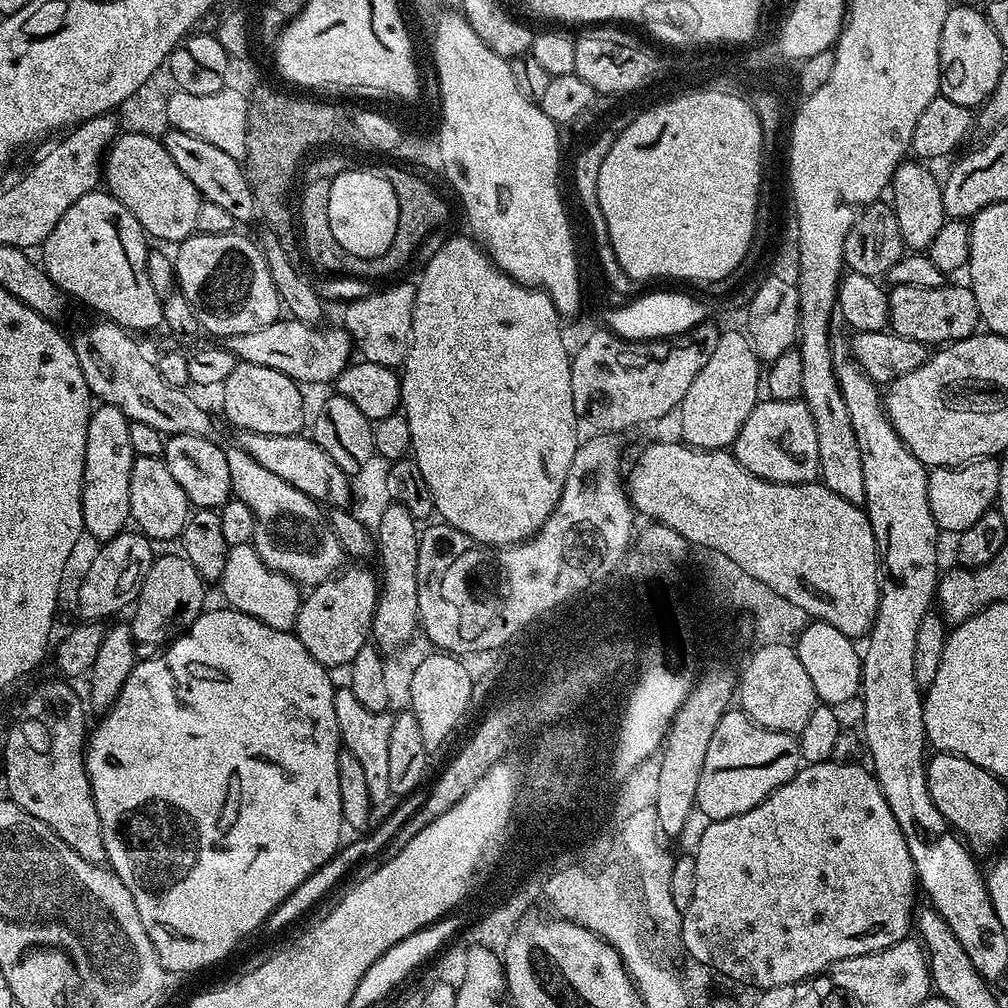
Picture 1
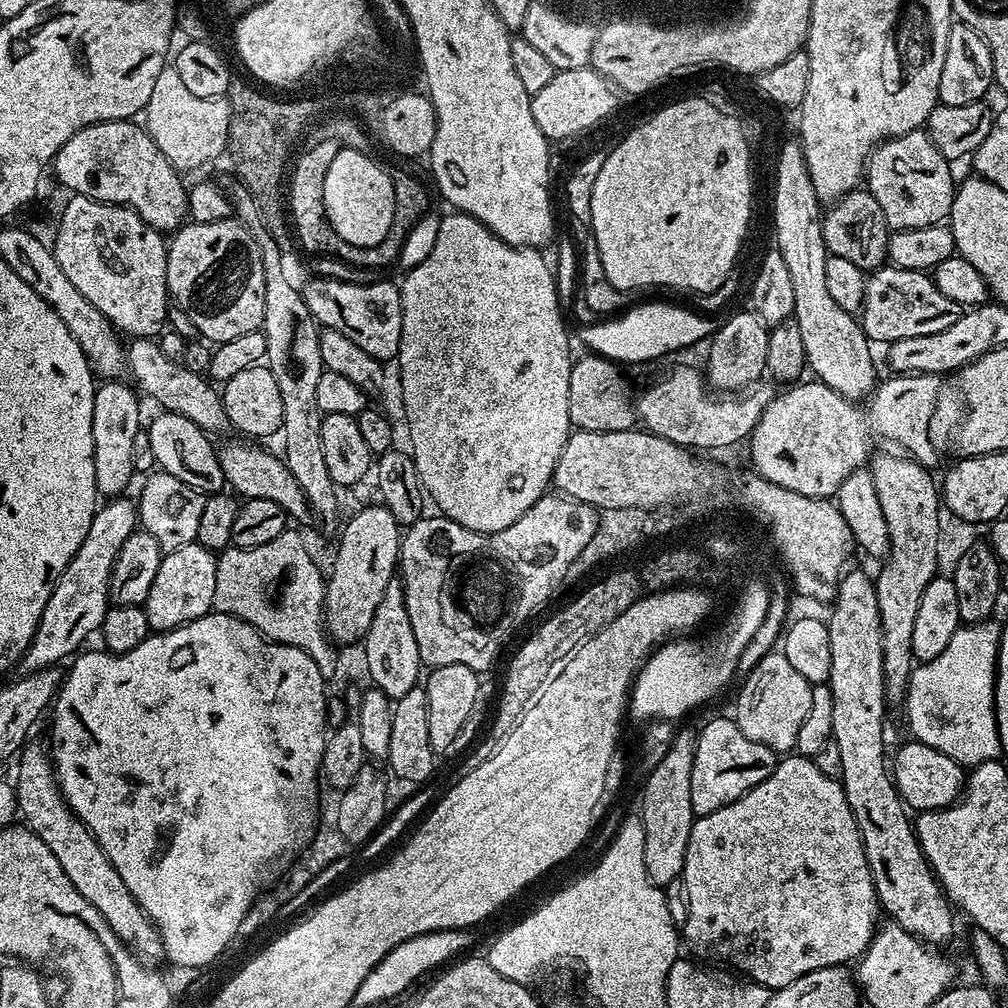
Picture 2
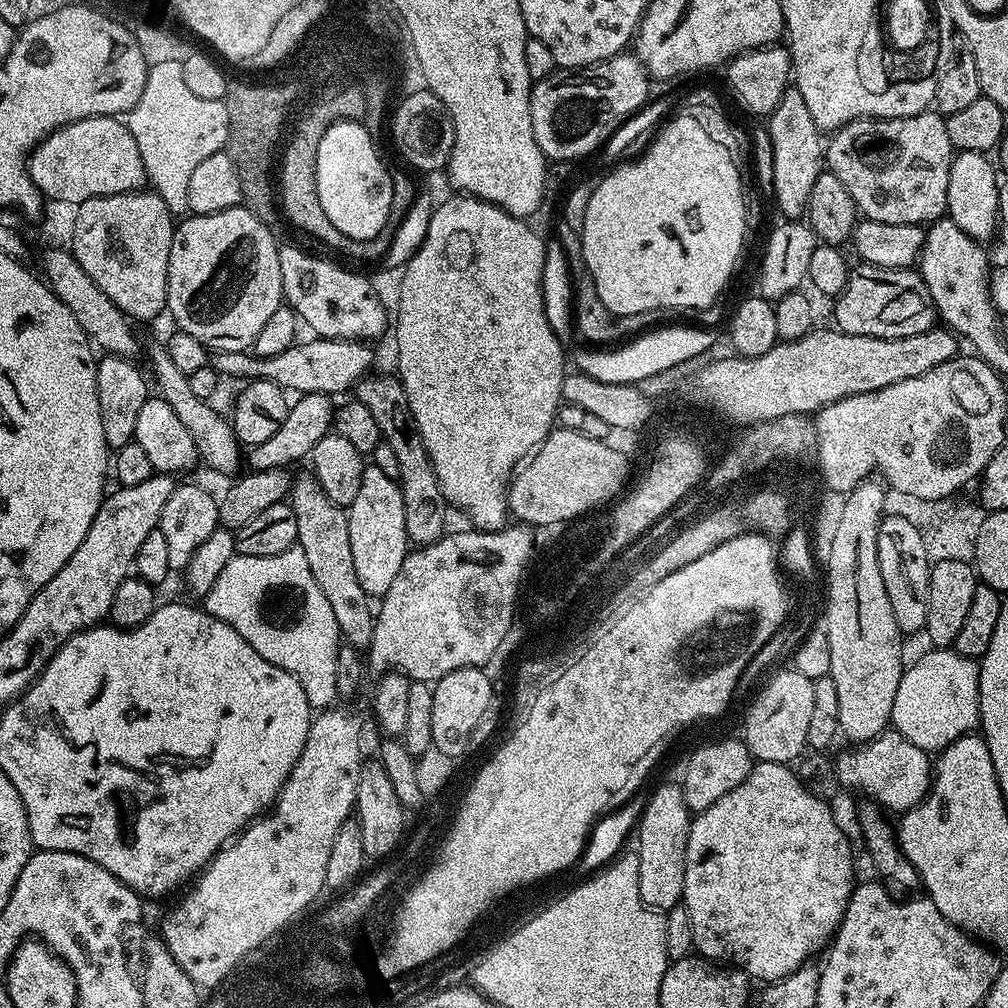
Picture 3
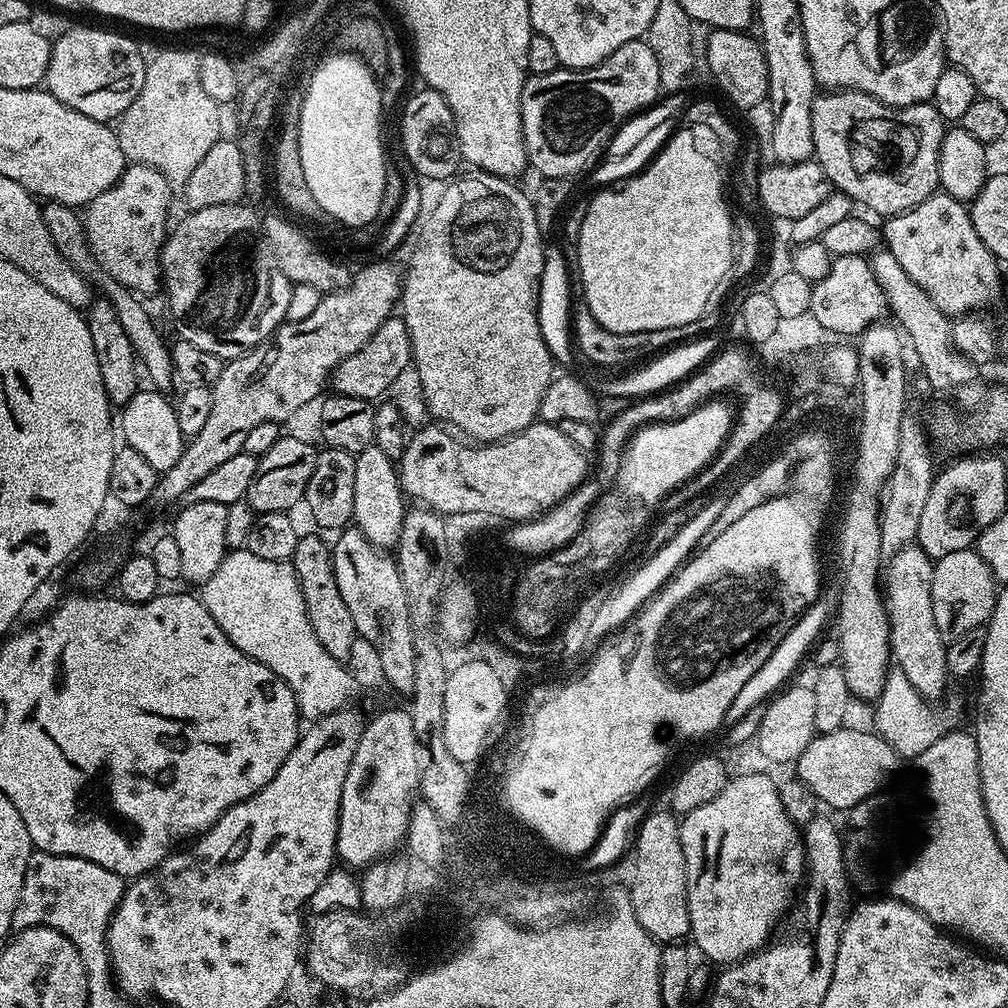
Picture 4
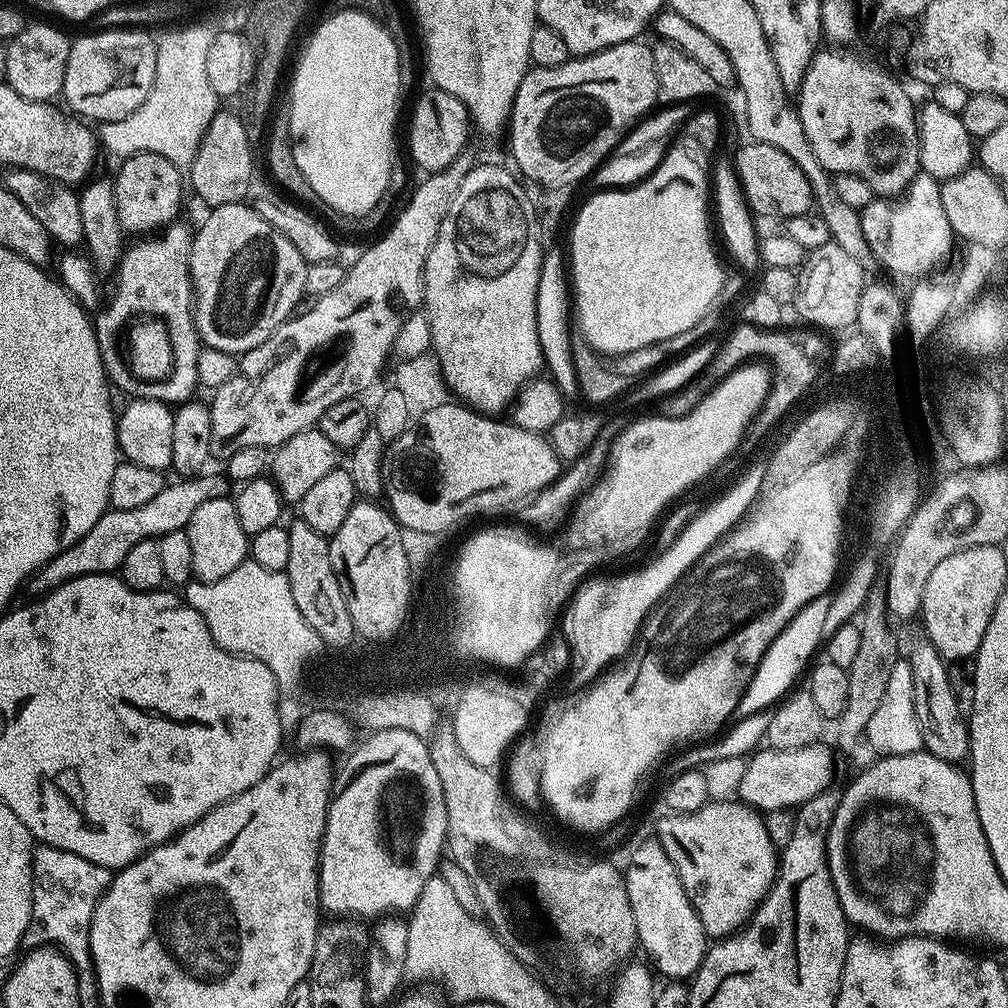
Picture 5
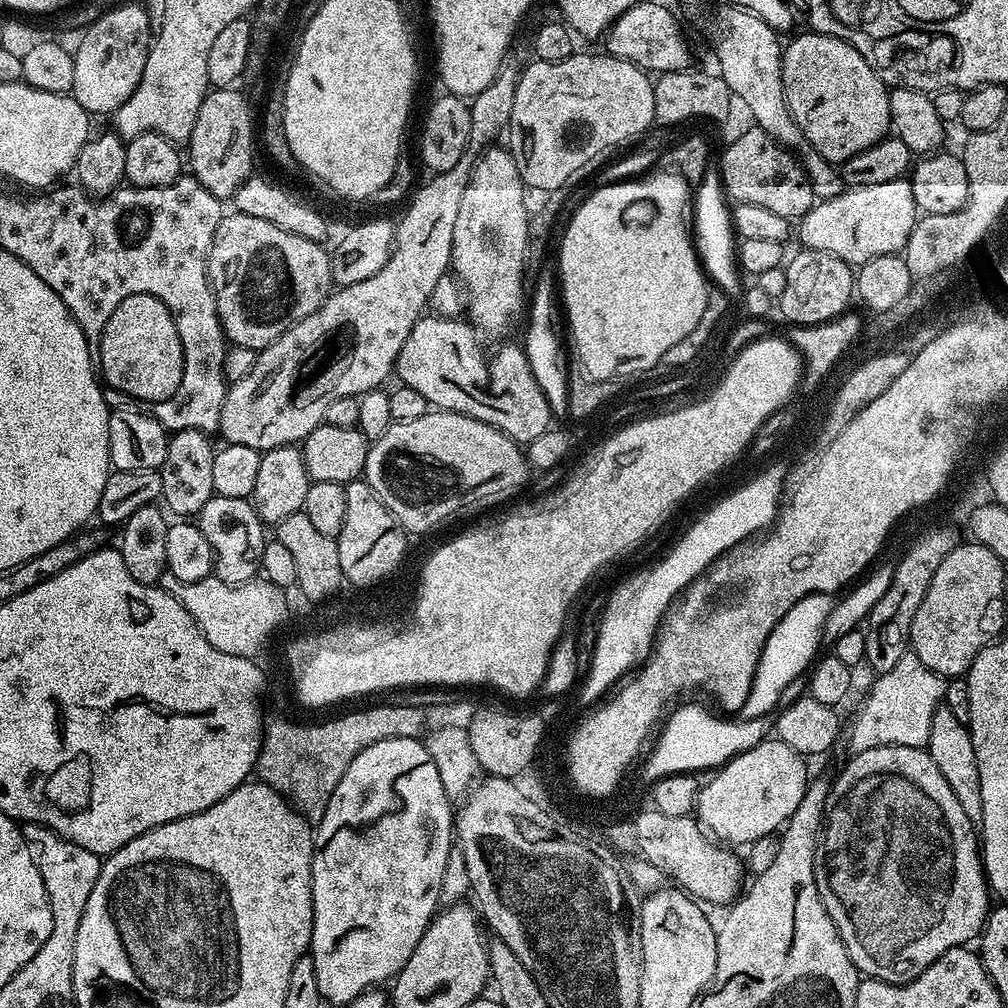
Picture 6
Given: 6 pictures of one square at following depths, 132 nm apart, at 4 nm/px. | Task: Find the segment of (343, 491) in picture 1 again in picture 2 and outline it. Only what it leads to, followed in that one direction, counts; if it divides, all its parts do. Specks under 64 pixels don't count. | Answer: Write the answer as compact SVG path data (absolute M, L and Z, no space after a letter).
M132 338L126 344L126 368L150 399L157 400L163 411L182 414L190 418L199 428L209 434L229 427L228 415L224 409L221 393L211 388L213 385L201 373L185 368L183 363L166 358L159 343L152 338Z

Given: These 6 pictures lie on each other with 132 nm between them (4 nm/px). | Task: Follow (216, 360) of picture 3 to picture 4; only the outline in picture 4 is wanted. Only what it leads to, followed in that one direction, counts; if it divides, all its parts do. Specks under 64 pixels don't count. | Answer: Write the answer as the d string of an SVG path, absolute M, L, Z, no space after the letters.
M391 316L374 332L362 349L339 364L330 377L331 387L337 395L377 401L389 387L392 388L400 375L411 365L412 343L403 317Z

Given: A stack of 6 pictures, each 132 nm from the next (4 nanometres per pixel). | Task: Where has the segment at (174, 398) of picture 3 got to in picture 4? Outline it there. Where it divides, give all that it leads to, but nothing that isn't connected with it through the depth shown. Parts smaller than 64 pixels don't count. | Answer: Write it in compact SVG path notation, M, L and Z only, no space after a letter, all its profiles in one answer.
M48 202L42 208L44 221L50 230L60 251L72 262L81 276L87 279L92 288L103 299L108 300L118 313L118 322L122 322L122 330L126 330L126 338L130 338L130 346L134 346L134 354L142 369L143 375L152 379L151 387L156 390L168 390L174 384L174 373L172 371L172 350L169 341L164 341L162 333L156 329L150 313L144 309L144 304L139 295L132 289L125 287L104 266L93 252L92 243L88 238L88 231L84 226L83 217L65 204Z

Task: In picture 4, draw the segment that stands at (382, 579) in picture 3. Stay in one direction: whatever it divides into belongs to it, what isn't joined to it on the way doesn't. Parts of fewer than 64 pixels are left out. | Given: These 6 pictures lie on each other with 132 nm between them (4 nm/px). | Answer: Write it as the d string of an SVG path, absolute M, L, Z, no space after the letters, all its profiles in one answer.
M375 442L366 450L355 453L354 466L354 514L355 527L376 548L395 549L402 534L402 522L406 511L406 497L400 489L397 465L378 448Z

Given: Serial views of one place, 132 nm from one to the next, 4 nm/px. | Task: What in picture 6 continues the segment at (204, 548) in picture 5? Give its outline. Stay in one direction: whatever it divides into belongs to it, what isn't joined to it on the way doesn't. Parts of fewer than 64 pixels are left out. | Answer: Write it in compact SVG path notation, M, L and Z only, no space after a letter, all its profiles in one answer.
M214 494L210 502L202 506L198 523L202 534L206 534L206 542L210 542L210 550L214 554L214 574L219 580L227 584L244 584L257 579L266 543L266 528L251 499L222 498Z

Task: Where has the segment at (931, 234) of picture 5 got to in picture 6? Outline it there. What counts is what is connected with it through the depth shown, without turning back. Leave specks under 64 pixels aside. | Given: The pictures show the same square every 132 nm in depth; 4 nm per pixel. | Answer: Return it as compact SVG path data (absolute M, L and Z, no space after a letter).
M901 178L878 186L848 188L828 200L820 200L800 217L798 227L804 248L822 250L842 258L847 264L859 266L870 262L870 258L903 253L917 219L912 181Z

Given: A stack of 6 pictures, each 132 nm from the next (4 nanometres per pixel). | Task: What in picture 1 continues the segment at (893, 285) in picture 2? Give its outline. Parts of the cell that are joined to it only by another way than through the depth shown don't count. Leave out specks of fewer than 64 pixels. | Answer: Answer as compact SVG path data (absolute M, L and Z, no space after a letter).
M946 282L934 290L922 290L908 285L893 287L888 292L888 322L891 331L902 338L914 338L929 346L943 346L973 335L982 324L978 302L971 287L961 284Z

